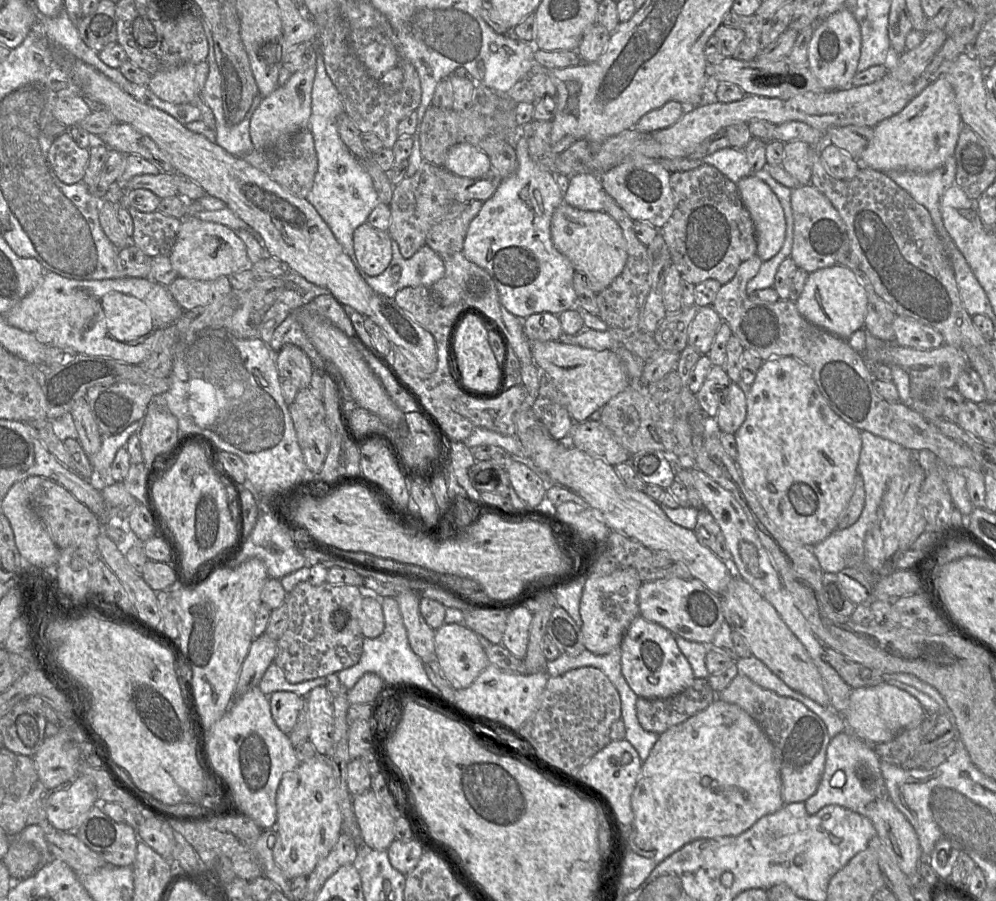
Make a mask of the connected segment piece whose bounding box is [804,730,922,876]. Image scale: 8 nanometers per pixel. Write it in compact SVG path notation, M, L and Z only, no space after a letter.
M849 730L831 738L827 747L825 768L817 791L805 802L808 814L815 814L827 805L843 806L867 817L876 829L876 836L893 854L901 870L912 875L922 861L917 833L904 814L893 804L881 772L881 760L872 745Z

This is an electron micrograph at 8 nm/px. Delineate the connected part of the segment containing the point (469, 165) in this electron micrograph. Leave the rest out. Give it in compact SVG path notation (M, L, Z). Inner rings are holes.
M461 143L448 150L444 167L460 177L480 178L491 170L491 162L482 151L470 144Z

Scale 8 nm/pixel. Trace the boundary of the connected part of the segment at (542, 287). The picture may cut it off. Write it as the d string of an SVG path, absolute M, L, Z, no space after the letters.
M523 136L519 137L514 149L518 166L511 175L501 179L495 193L483 202L479 213L470 222L462 254L489 274L494 281L501 304L520 320L541 312L558 316L576 305L572 283L575 270L570 261L555 248L550 234L552 214L563 202L563 194L554 179L554 174L544 165L539 165L531 159L527 141Z

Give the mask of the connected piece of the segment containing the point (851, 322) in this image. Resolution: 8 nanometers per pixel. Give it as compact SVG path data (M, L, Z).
M835 265L809 273L795 303L799 313L810 323L840 338L848 339L864 328L868 295L864 284L851 269Z

